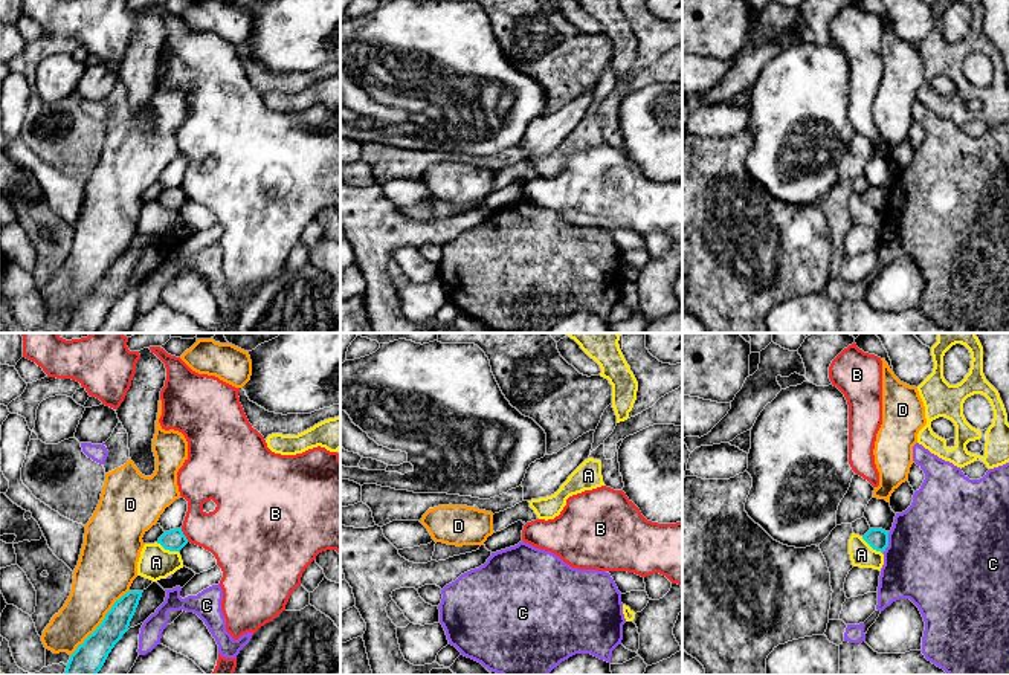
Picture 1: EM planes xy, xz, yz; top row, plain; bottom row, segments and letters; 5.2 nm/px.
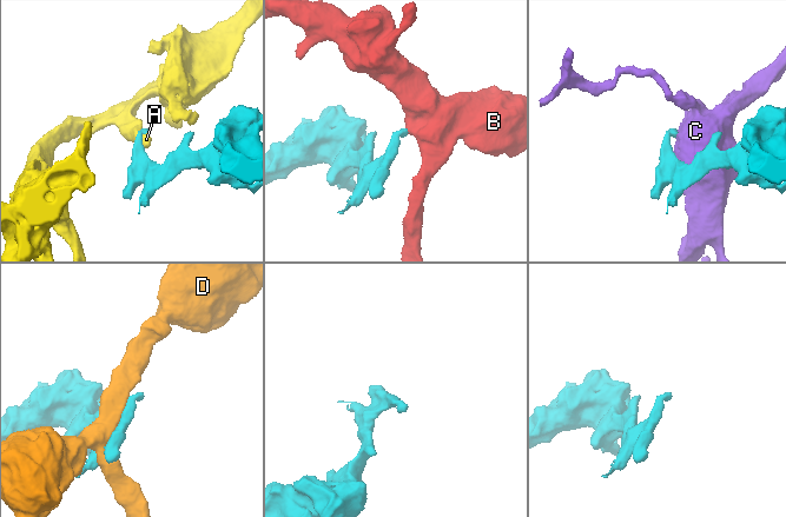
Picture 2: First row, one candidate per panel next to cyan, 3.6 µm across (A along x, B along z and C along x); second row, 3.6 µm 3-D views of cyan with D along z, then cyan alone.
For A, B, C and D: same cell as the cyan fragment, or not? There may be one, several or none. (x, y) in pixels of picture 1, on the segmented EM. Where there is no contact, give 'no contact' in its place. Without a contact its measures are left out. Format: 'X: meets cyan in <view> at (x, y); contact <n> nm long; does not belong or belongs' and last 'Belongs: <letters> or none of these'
A: meets cyan in xy at (167, 549); contact 130 nm long; does not belong
B: meets cyan in xy at (183, 535); contact 80 nm long; does not belong
C: meets cyan in yz at (887, 542); contact 110 nm long; does not belong
D: meets cyan in xy at (103, 622); contact 460 nm long; does not belong
Belongs: none of these

